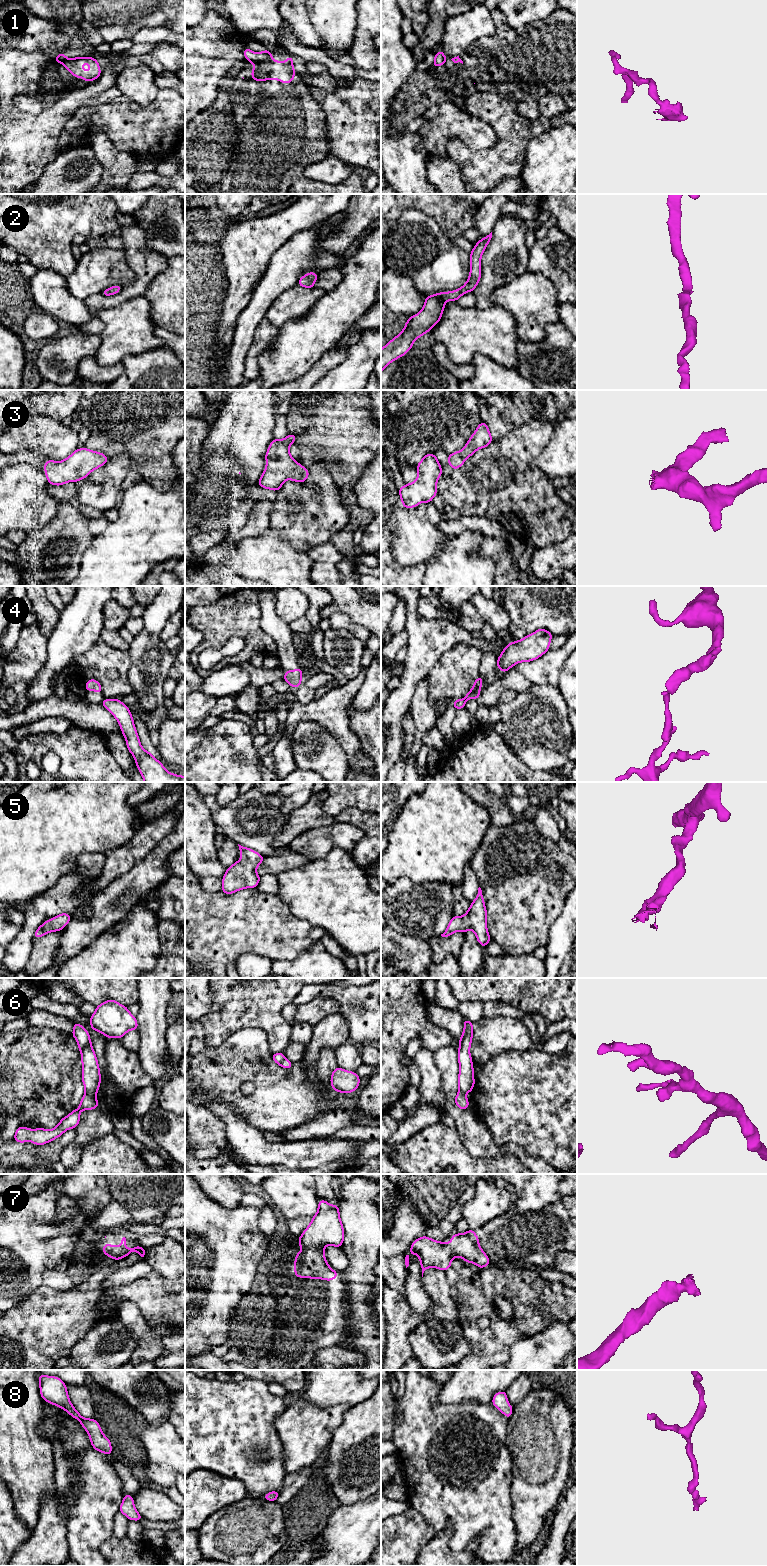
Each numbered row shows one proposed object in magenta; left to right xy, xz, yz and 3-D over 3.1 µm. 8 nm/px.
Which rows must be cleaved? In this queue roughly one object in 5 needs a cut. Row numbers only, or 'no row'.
1, 4, 6

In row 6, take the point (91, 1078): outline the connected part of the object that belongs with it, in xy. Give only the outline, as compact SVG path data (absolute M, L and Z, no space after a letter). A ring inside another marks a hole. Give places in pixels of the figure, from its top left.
M89 1039L81 1055L82 1061L82 1082L85 1087L85 1095L80 1101L79 1108L62 1118L58 1125L52 1129L29 1129L20 1126L15 1131L13 1140L19 1143L30 1141L38 1146L44 1145L58 1137L66 1130L76 1128L80 1121L80 1112L82 1110L91 1110L98 1108L96 1098L100 1087L101 1075L96 1054L93 1050L91 1040Z

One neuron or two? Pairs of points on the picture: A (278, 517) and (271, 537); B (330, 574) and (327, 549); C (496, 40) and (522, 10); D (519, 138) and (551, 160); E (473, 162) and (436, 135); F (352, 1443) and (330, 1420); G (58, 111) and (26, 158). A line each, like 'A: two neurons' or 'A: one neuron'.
A: two neurons
B: one neuron
C: two neurons
D: two neurons
E: two neurons
F: two neurons
G: one neuron

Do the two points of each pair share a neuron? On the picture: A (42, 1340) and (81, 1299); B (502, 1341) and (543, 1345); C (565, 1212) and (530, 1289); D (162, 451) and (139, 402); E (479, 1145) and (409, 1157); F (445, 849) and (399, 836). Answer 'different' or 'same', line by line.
A: same
B: different
C: different
D: same
E: different
F: same

